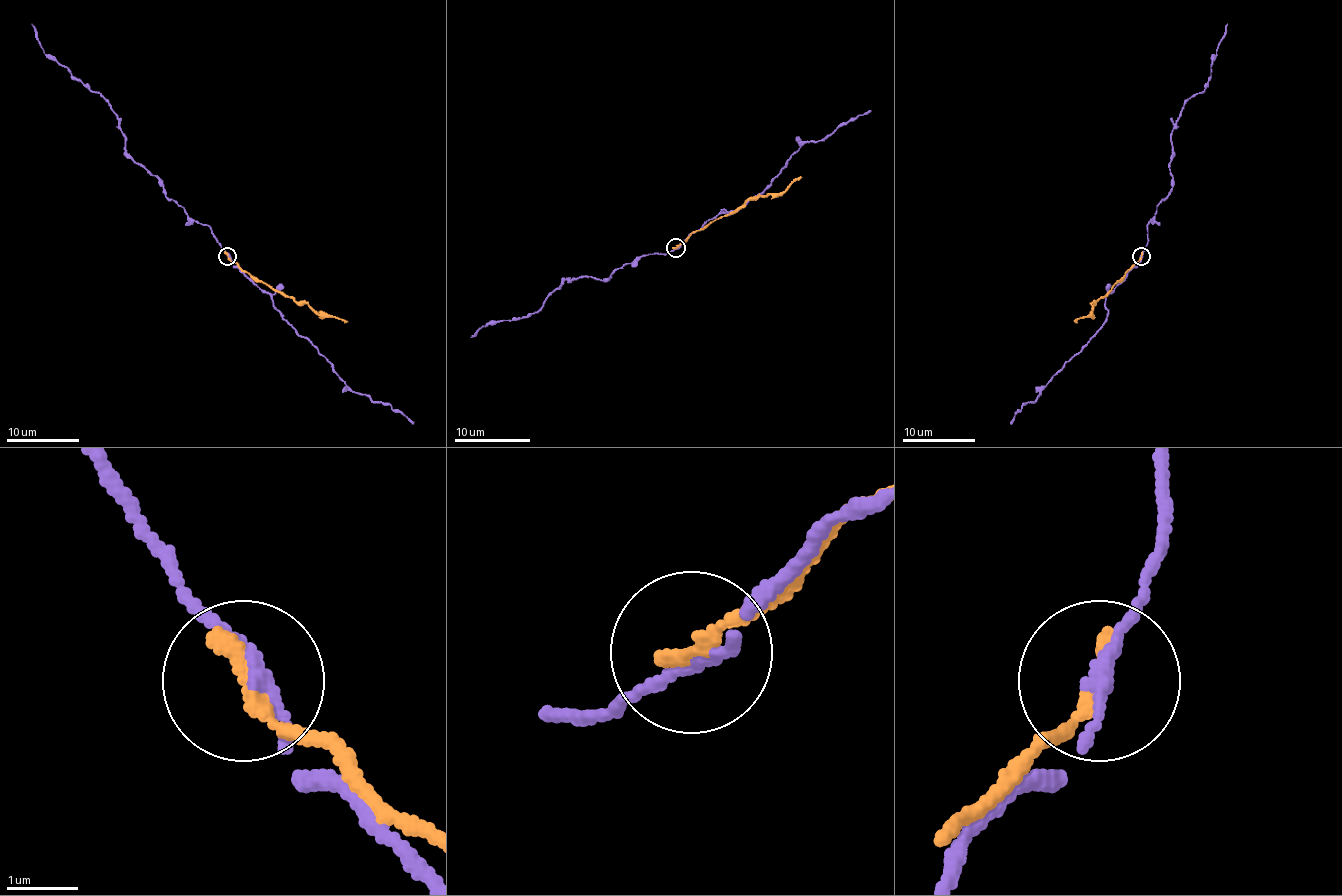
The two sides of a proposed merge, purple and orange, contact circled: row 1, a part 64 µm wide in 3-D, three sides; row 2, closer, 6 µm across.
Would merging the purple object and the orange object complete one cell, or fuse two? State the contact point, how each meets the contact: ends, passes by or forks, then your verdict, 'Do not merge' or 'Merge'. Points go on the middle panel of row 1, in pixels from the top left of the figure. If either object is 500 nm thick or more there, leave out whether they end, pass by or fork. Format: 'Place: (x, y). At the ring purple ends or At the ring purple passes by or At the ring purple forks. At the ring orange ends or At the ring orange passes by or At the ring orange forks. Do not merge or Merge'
Place: (676, 247). At the ring purple passes by. At the ring orange ends. Do not merge

